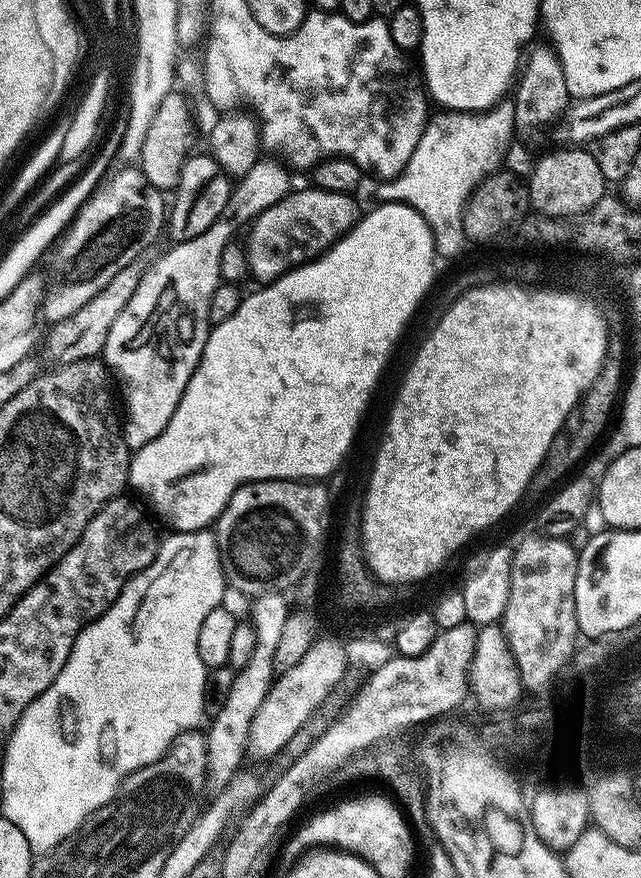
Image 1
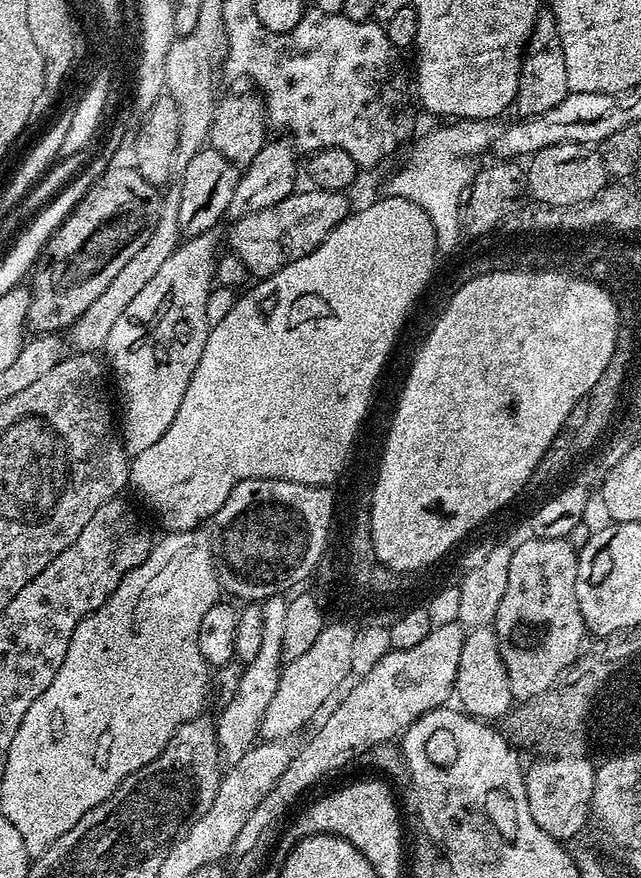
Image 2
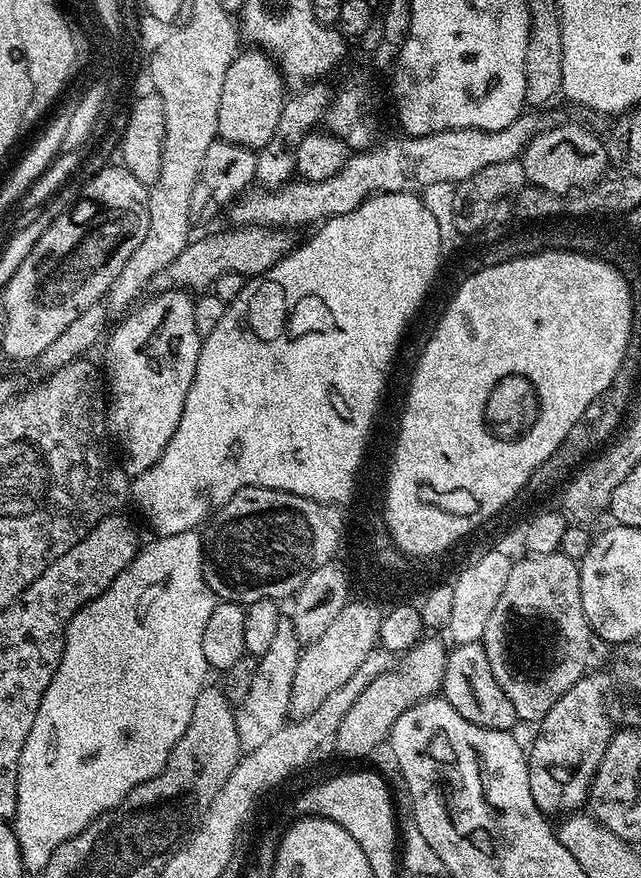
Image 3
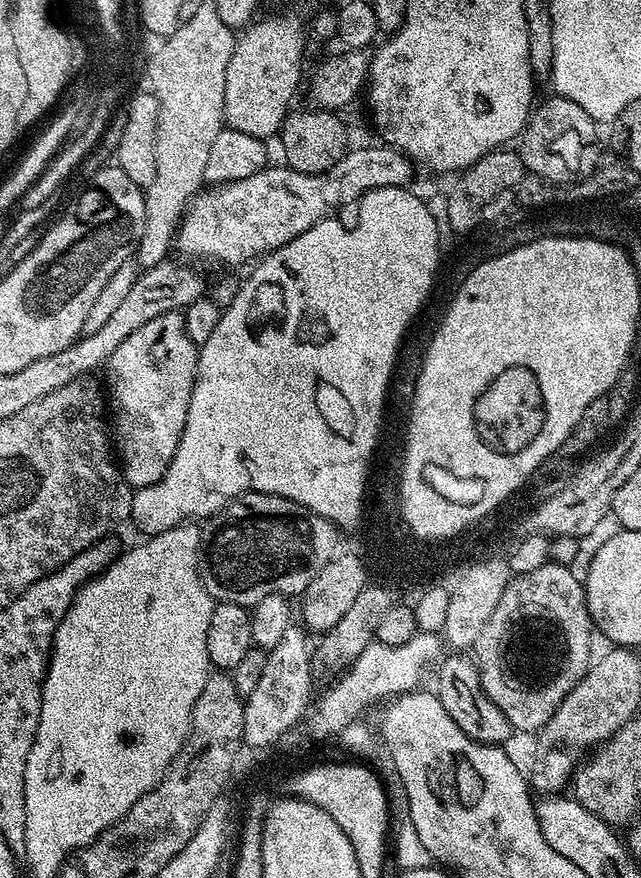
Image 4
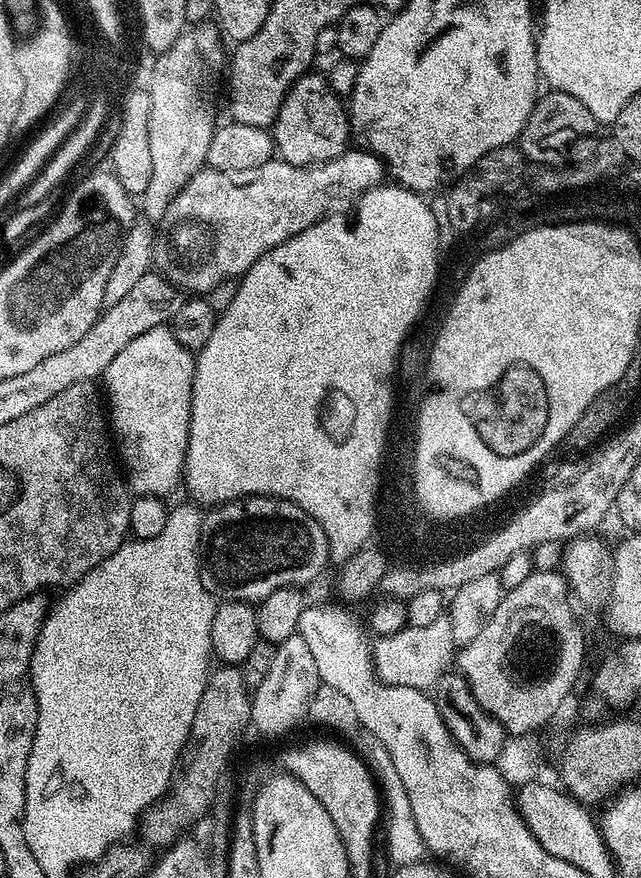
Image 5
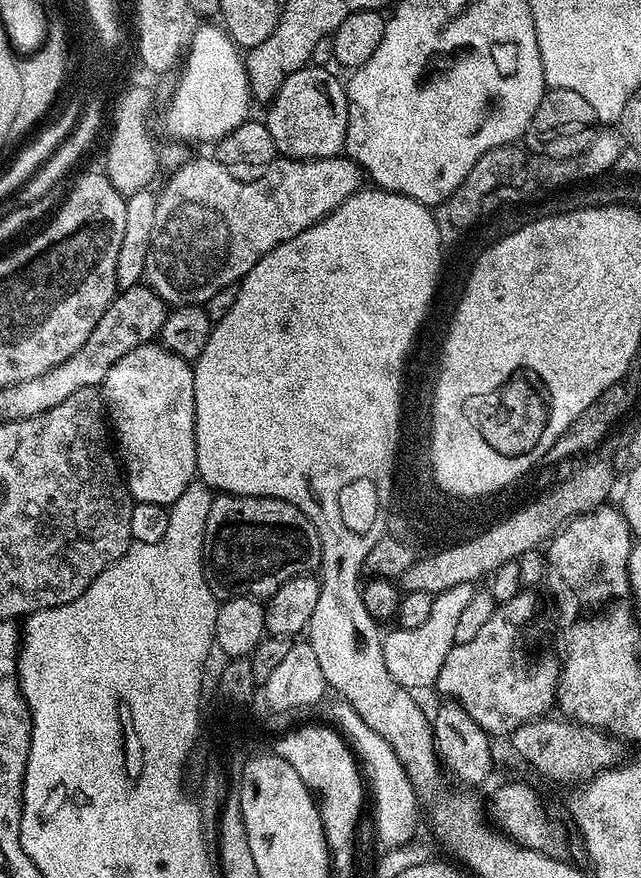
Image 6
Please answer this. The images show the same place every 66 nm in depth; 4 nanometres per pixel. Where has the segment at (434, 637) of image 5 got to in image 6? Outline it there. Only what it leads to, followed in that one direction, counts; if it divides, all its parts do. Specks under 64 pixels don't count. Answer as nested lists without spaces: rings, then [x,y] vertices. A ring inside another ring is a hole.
[[[463,584],[445,592],[435,593],[430,606],[430,618],[426,618],[422,626],[397,627],[396,632],[387,633],[384,636],[384,661],[390,678],[394,678],[394,682],[398,682],[409,690],[428,687],[431,689],[435,685],[446,656],[457,644],[458,617],[461,616],[462,610],[466,610],[473,591],[473,585]]]

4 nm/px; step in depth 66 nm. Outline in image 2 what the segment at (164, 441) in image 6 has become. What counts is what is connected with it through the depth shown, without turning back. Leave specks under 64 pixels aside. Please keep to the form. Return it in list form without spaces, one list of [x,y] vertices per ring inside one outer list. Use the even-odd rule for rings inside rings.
[[[213,230],[185,239],[180,247],[174,250],[174,254],[170,254],[170,258],[166,258],[166,262],[162,262],[162,267],[158,269],[158,274],[154,274],[154,278],[150,278],[150,282],[146,282],[146,286],[142,286],[142,290],[131,300],[130,306],[126,306],[126,310],[122,310],[122,315],[119,316],[118,322],[114,322],[114,326],[110,329],[110,338],[106,338],[104,343],[103,351],[105,353],[108,352],[106,364],[110,369],[111,375],[112,372],[116,375],[116,384],[120,387],[120,400],[124,403],[124,428],[122,424],[124,451],[132,456],[142,454],[144,450],[150,450],[150,446],[154,446],[154,442],[158,442],[158,438],[162,438],[162,434],[166,434],[166,430],[170,430],[170,422],[174,422],[174,414],[178,414],[178,406],[182,406],[182,398],[186,394],[186,386],[190,386],[190,378],[202,358],[202,350],[206,346],[210,331],[210,325],[206,318],[206,298],[214,287],[216,261],[218,259],[216,247],[222,244],[221,233],[220,236],[218,233],[219,231]]]

